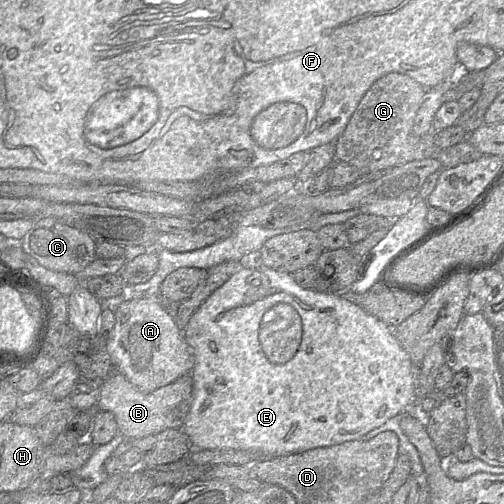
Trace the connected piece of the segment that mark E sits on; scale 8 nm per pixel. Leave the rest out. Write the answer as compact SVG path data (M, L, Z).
M263 265L258 268L241 268L207 297L190 317L183 334L194 356L194 367L191 371L193 401L181 429L188 437L192 449L246 450L262 458L296 454L314 448L359 440L369 431L416 403L415 366L396 339L393 329L341 295L319 293L300 287L291 275Z

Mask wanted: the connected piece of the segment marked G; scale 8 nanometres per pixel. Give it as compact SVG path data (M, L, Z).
M392 72L380 77L365 93L345 130L333 143L334 162L347 163L357 168L361 175L366 175L426 158L438 160L441 163L442 169L452 168L459 164L479 159L482 154L468 140L447 149L440 149L433 142L433 132L423 136L414 134L414 119L426 92L427 89L425 87L404 74Z

